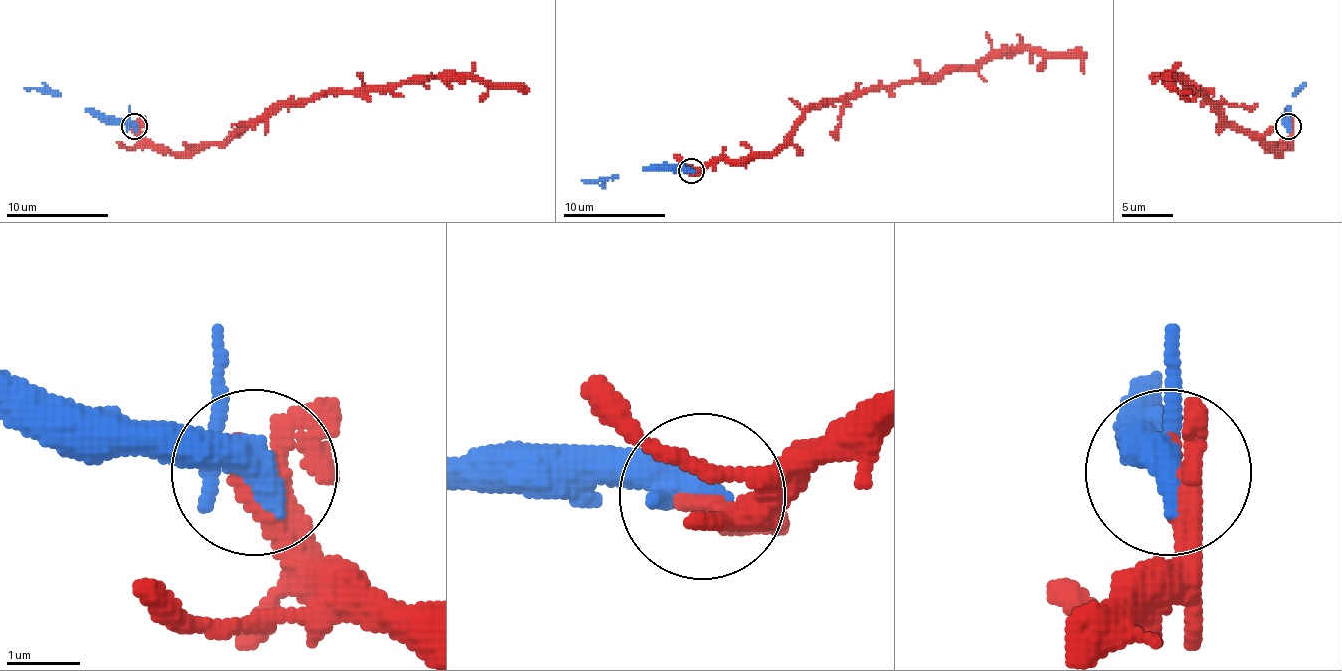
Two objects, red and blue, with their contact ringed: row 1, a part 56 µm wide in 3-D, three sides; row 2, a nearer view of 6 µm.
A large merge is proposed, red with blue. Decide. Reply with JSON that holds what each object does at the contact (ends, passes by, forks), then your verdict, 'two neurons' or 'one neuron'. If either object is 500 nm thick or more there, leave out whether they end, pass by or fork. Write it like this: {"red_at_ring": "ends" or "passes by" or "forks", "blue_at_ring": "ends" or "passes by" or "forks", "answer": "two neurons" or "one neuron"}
{"red_at_ring": "forks", "blue_at_ring": "passes by", "answer": "one neuron"}

